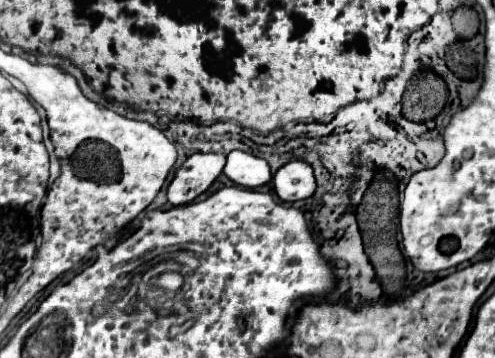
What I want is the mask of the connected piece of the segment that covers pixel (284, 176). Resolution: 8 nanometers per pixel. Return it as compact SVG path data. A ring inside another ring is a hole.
M292 159L274 173L274 189L282 201L308 199L316 191L316 179L310 163Z

